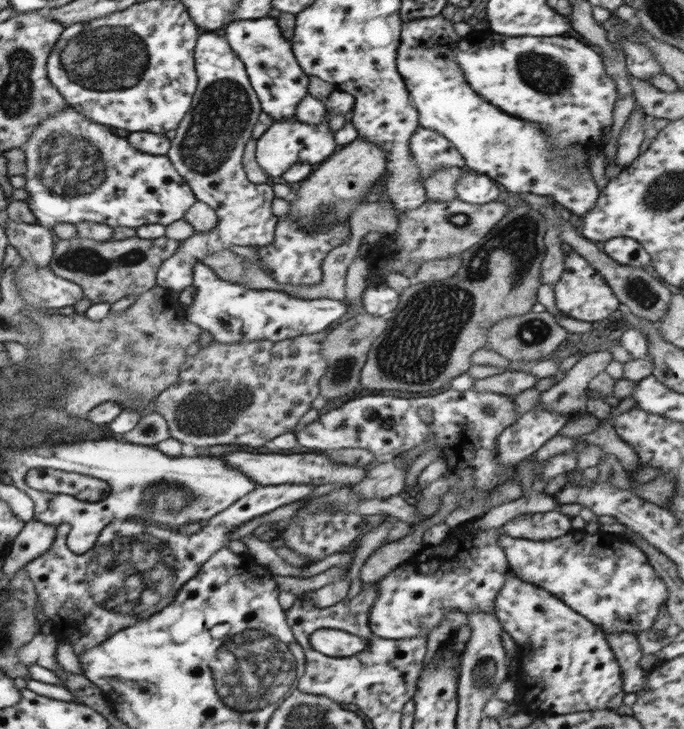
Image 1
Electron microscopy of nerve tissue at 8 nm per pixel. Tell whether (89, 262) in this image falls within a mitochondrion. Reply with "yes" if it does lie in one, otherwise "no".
yes

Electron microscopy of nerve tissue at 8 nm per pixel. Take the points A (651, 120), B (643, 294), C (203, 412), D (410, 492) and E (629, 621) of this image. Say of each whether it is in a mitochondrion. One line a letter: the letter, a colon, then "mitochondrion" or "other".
A: other
B: mitochondrion
C: mitochondrion
D: other
E: other

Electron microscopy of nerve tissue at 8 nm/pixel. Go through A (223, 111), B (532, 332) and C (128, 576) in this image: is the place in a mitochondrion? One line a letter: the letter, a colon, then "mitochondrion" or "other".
A: mitochondrion
B: mitochondrion
C: mitochondrion

